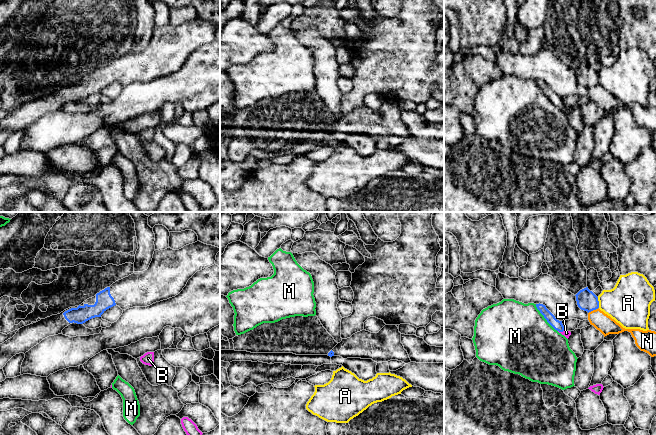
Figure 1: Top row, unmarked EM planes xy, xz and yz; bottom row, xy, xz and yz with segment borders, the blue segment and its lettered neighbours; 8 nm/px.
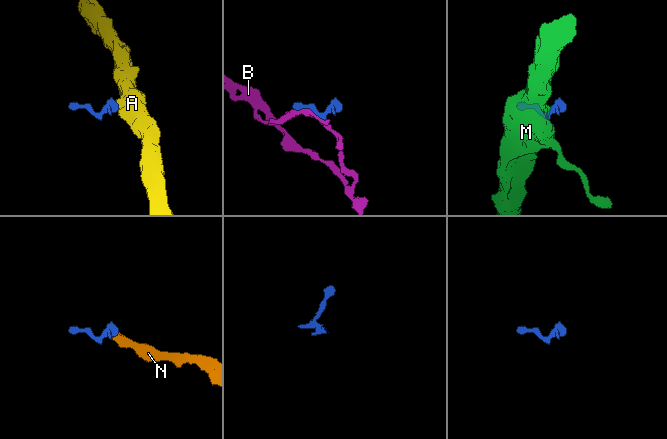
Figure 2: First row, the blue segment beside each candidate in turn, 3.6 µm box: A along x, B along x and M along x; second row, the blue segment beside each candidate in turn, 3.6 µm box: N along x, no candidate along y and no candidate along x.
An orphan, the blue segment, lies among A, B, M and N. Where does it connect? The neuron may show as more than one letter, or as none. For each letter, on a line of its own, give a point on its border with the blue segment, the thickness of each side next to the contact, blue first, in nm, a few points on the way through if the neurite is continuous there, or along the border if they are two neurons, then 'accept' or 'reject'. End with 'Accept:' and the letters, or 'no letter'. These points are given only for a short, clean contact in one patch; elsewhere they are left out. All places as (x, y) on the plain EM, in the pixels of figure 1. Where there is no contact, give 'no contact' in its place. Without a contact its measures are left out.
A: meets blue in yz at (598, 78); 160 nm thick on the blue side, 360 nm on the other; border along yz (597, 73), (599, 83); reject
B: meets blue in yz at (561, 107); 80 nm thick on the blue side, 50 nm on the other; reject
M: meets blue in yz at (544, 93); 80 nm thick on the blue side, 500 nm on the other; reject
N: meets blue in yz at (593, 85); 160 nm thick on the blue side, 150 nm on the other; border along yz (598, 83), (588, 89); reject
Accept: no letter

